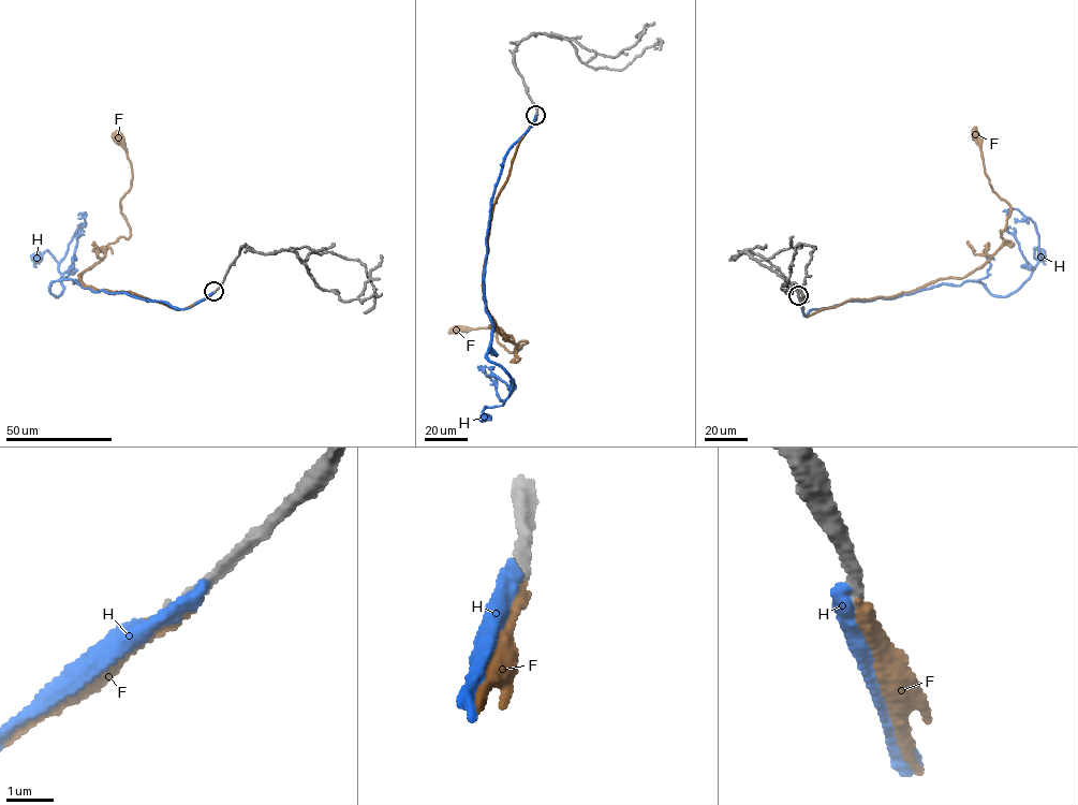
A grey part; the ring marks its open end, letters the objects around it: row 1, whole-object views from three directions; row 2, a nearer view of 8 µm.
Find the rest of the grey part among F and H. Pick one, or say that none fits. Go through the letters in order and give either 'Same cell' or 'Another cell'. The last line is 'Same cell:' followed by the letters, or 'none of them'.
F: Another cell
H: Another cell
Same cell: none of them

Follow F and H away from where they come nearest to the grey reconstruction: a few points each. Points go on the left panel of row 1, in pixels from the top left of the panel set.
F: (215, 291), (177, 309), (80, 282), (106, 246), (130, 235), (120, 204), (131, 163), (117, 140)
H: (215, 291), (176, 308), (71, 279), (52, 282), (56, 296), (58, 262), (46, 250), (37, 258)

